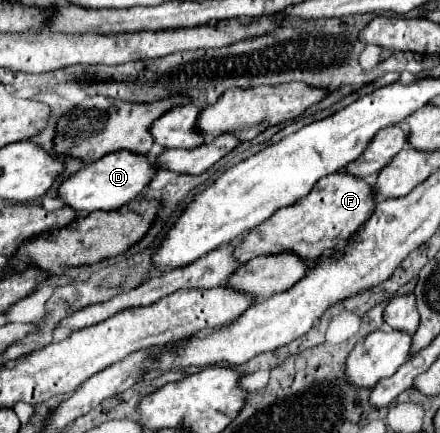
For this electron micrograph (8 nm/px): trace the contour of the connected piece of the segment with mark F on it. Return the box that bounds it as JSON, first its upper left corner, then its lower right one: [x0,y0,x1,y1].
[237,171,377,263]

